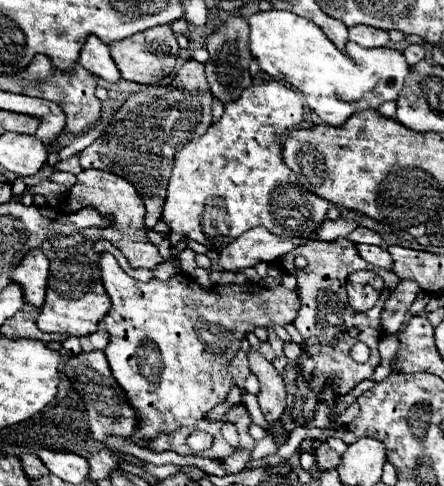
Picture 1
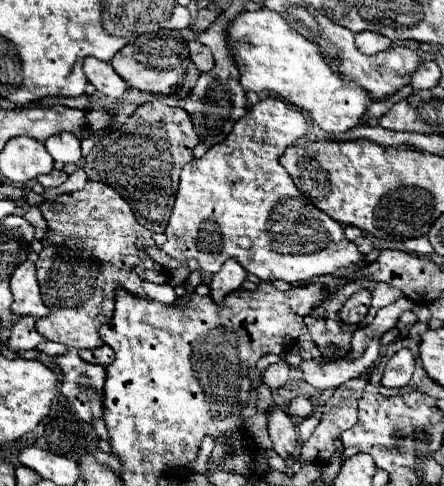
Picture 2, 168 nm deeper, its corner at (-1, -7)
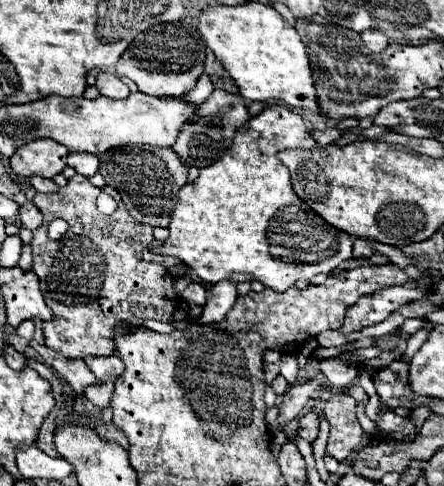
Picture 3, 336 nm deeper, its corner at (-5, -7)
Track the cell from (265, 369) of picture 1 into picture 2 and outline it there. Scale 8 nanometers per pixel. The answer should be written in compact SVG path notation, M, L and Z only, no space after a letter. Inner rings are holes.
M275 405L267 411L267 429L269 437L273 441L273 449L279 453L279 457L289 457L297 453L299 435L295 431L295 425L291 421L291 415L283 411L283 407Z

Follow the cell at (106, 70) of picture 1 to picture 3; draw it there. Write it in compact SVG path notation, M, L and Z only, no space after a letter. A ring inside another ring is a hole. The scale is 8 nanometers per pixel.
M101 73L97 77L95 87L103 97L109 97L109 99L125 99L131 93L129 87L117 75L109 75L109 73Z

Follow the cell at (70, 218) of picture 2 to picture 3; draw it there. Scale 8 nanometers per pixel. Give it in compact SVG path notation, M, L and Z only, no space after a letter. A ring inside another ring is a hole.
M75 175L57 193L51 193L51 195L35 193L33 203L37 203L35 207L43 213L43 227L47 227L57 217L69 223L69 231L59 241L51 241L47 233L37 233L37 231L33 231L33 239L31 239L31 249L33 249L31 269L37 273L45 303L53 311L53 321L45 321L43 325L43 337L49 349L71 359L85 359L87 355L107 357L115 353L113 339L115 339L115 333L121 331L121 327L125 327L125 331L139 329L145 319L157 319L165 323L173 321L173 313L179 303L179 295L175 293L175 287L173 287L175 279L167 273L167 269L165 273L159 273L159 271L149 273L151 263L145 263L141 259L141 251L153 237L143 235L143 225L139 225L127 215L121 203L121 195L115 189L109 189L109 187L97 189L89 183L87 177ZM101 191L109 193L119 205L119 209L113 215L103 215L97 211L95 199Z

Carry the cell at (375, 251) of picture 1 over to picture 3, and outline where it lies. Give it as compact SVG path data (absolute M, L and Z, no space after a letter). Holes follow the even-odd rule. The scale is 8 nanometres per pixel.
M271 105L267 109L263 109L257 117L249 119L245 123L245 127L241 127L241 131L237 131L235 139L233 139L233 145L227 149L227 153L213 165L205 167L199 171L199 177L193 181L193 183L187 183L185 187L181 187L179 191L179 199L177 199L177 205L175 205L175 211L171 215L171 223L169 223L169 239L161 245L161 247L155 247L153 251L159 253L159 255L169 255L169 257L175 257L179 259L181 263L189 265L201 279L209 281L209 283L219 283L219 281L233 281L233 283L241 283L241 281L261 281L265 287L271 287L271 289L277 289L277 291L285 291L289 285L295 285L297 279L311 279L319 273L325 273L329 275L331 271L335 271L339 267L339 263L351 259L351 237L343 231L335 231L335 227L327 225L315 211L311 211L297 195L295 191L291 189L291 181L289 181L289 171L287 167L277 159L277 153L283 151L283 149L289 149L289 147L315 147L317 143L313 141L313 137L309 135L309 129L305 127L303 123L303 117L289 111L287 107L281 107L281 105Z

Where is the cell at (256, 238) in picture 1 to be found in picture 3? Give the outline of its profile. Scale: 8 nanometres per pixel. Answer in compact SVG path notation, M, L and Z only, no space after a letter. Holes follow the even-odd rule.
M221 281L221 283L213 285L211 289L207 289L207 303L199 317L199 323L203 323L203 325L219 323L221 319L225 319L227 311L233 307L235 299L237 299L235 283Z

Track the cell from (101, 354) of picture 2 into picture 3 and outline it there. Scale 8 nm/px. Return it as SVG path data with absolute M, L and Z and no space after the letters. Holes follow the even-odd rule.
M117 355L111 357L87 357L87 367L97 375L99 381L115 381L117 375L123 371L123 361Z

